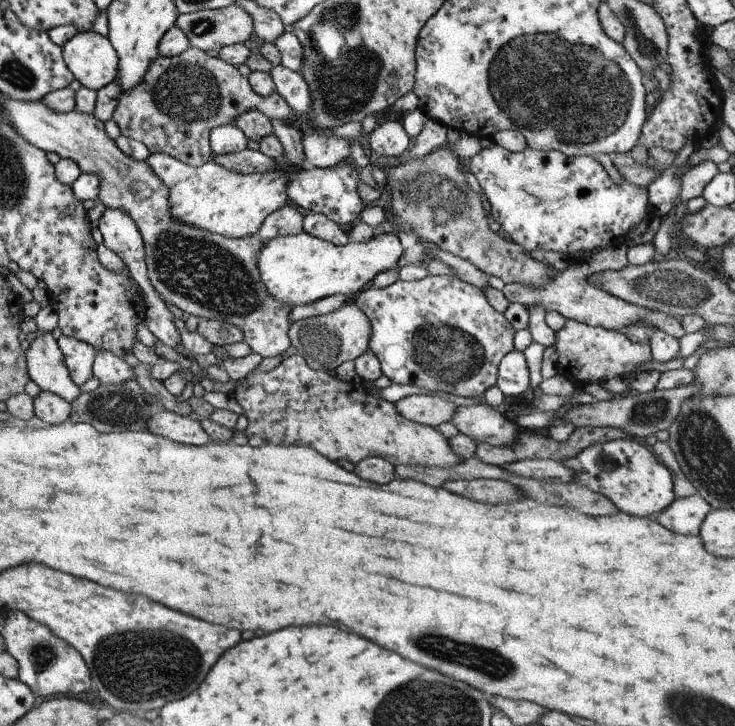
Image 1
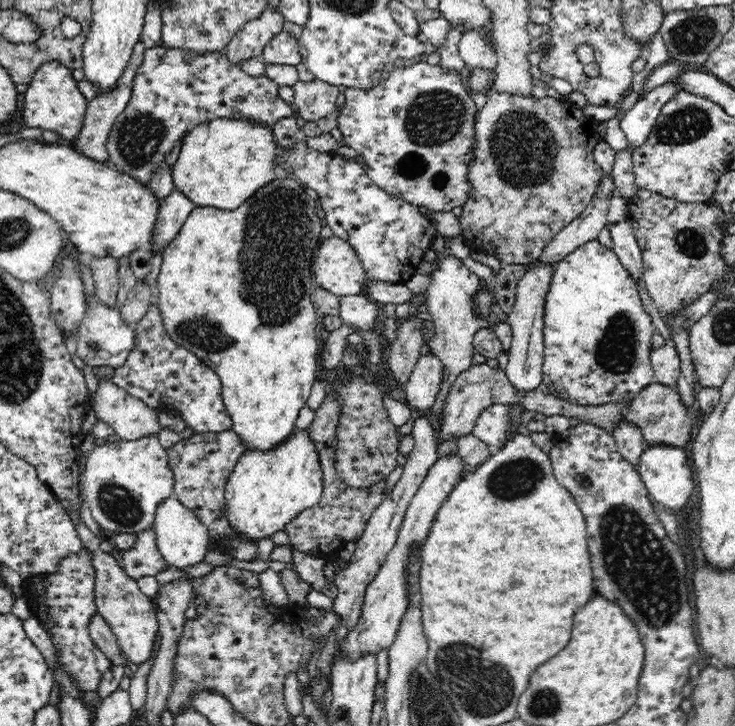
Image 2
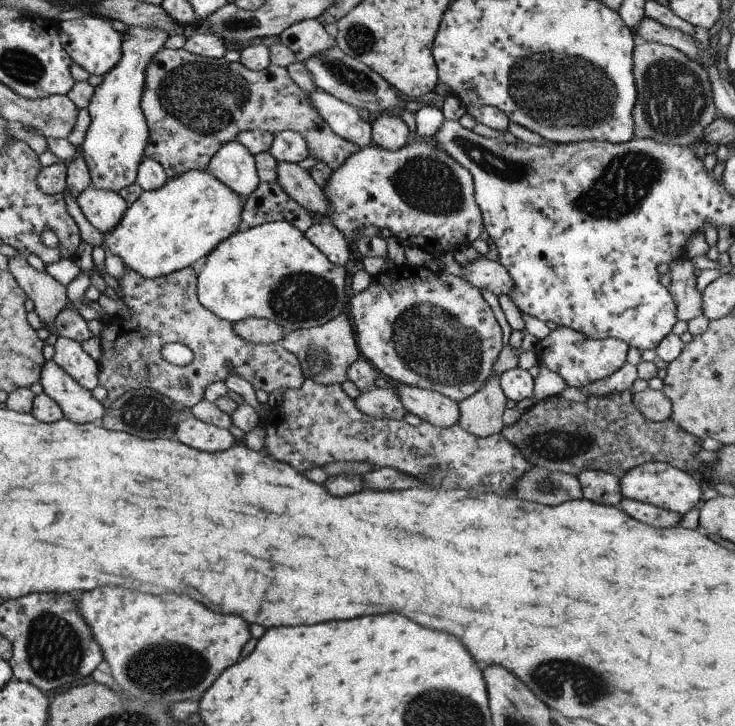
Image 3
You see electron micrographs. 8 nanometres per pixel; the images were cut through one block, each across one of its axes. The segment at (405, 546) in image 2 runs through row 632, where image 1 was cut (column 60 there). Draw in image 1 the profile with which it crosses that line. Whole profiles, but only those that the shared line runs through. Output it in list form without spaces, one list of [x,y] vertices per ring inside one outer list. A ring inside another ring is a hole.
[[[49,332],[32,334],[25,351],[25,365],[30,381],[40,391],[51,392],[71,403],[79,396],[79,388],[71,382],[56,340]]]

